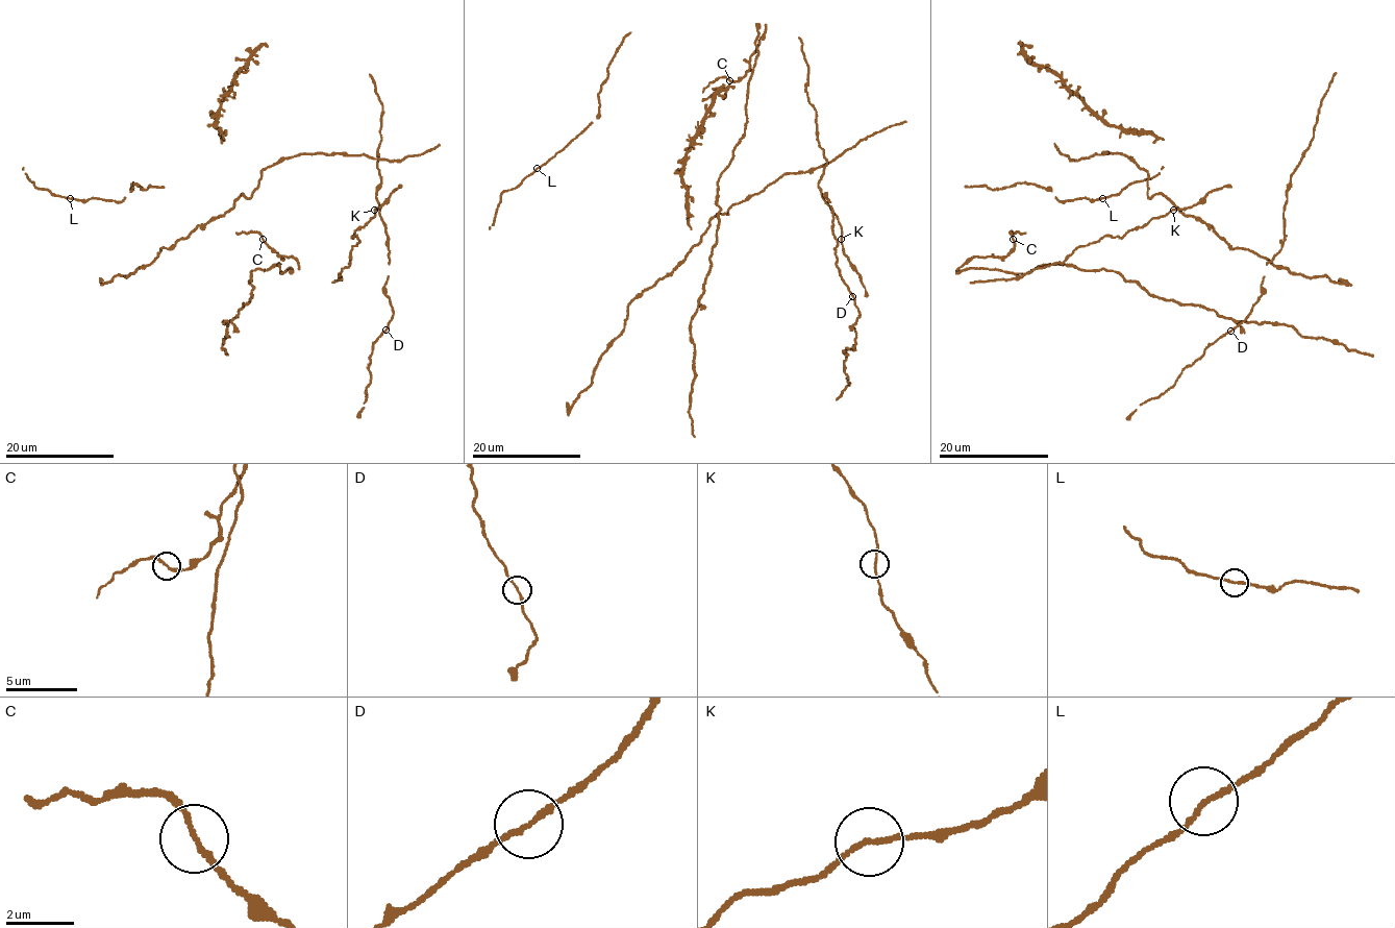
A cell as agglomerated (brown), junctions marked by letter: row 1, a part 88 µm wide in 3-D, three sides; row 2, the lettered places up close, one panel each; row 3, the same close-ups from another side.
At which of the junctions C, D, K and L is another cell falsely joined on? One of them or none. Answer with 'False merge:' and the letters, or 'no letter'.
False merge: no letter

